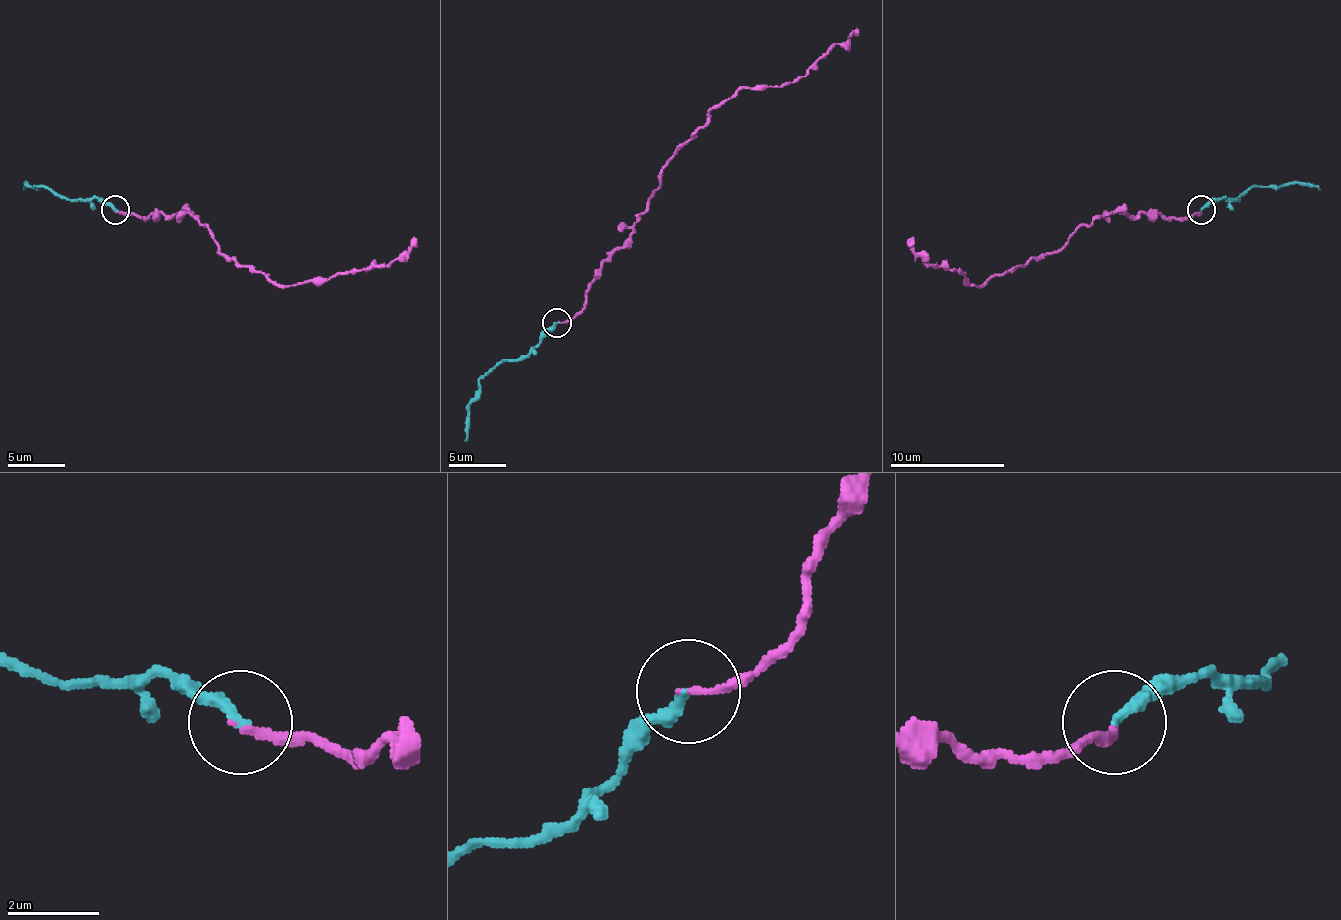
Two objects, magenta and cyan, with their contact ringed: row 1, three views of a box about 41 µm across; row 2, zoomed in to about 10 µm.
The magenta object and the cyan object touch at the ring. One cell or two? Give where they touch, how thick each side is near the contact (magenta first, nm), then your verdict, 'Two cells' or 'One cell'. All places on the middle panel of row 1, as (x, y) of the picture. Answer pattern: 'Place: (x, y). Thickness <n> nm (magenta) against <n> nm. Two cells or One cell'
Place: (556, 322). Thickness 160 nm (magenta) against 260 nm. One cell

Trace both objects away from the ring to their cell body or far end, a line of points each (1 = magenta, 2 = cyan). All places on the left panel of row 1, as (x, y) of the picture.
1: (114, 209), (143, 217), (189, 212), (206, 226), (220, 252), (283, 286), (386, 266), (415, 237)
2: (114, 209), (83, 197), (57, 197), (28, 183), (23, 189)

